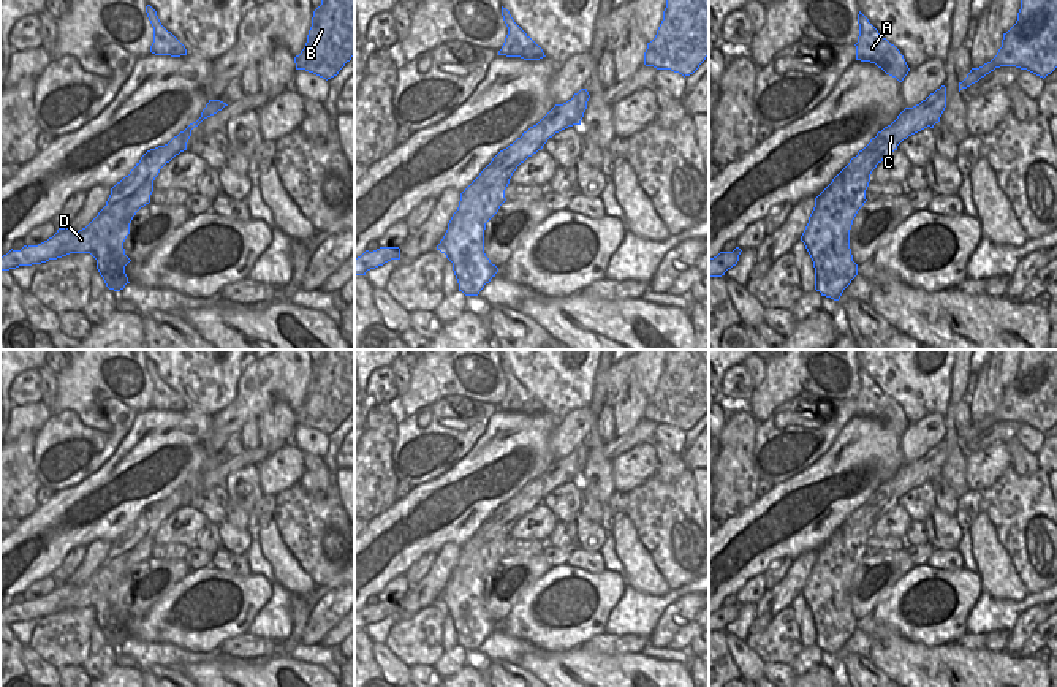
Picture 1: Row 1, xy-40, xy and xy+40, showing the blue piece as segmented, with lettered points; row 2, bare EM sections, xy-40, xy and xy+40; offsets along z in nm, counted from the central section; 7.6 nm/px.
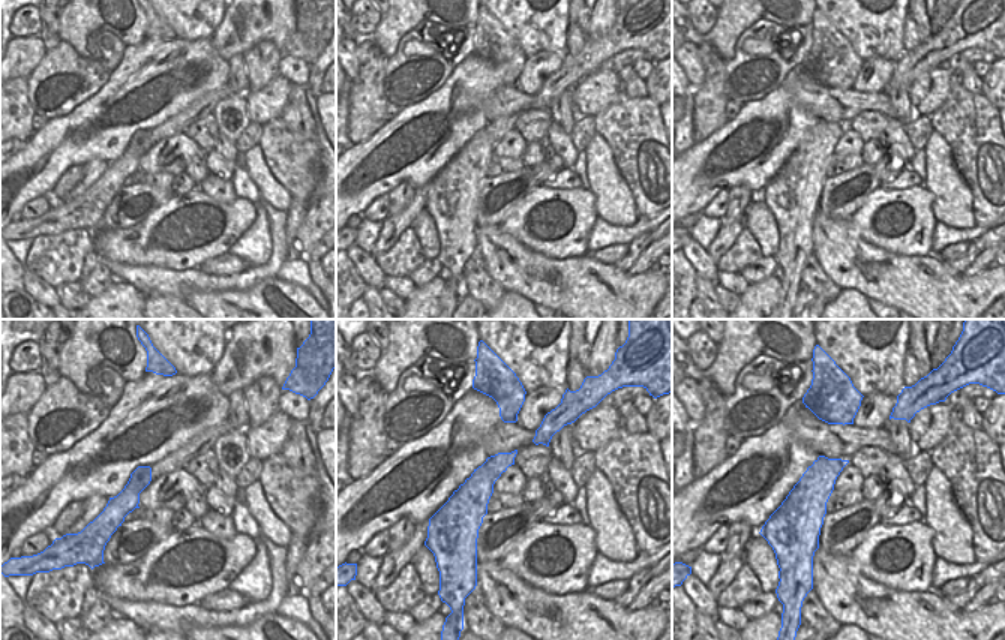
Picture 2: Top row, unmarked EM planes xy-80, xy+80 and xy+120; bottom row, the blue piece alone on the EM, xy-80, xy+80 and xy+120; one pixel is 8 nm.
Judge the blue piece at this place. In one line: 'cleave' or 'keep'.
cleave

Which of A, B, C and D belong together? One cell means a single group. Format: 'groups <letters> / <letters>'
groups A B C / D

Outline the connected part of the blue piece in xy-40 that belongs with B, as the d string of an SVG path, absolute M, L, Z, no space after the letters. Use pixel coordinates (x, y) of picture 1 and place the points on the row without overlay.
M321 350L305 402L294 412L296 424L305 424L328 435L337 431L353 410L354 350Z

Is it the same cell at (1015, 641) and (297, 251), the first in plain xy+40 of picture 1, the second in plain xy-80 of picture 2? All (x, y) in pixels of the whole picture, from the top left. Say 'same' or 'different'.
same

